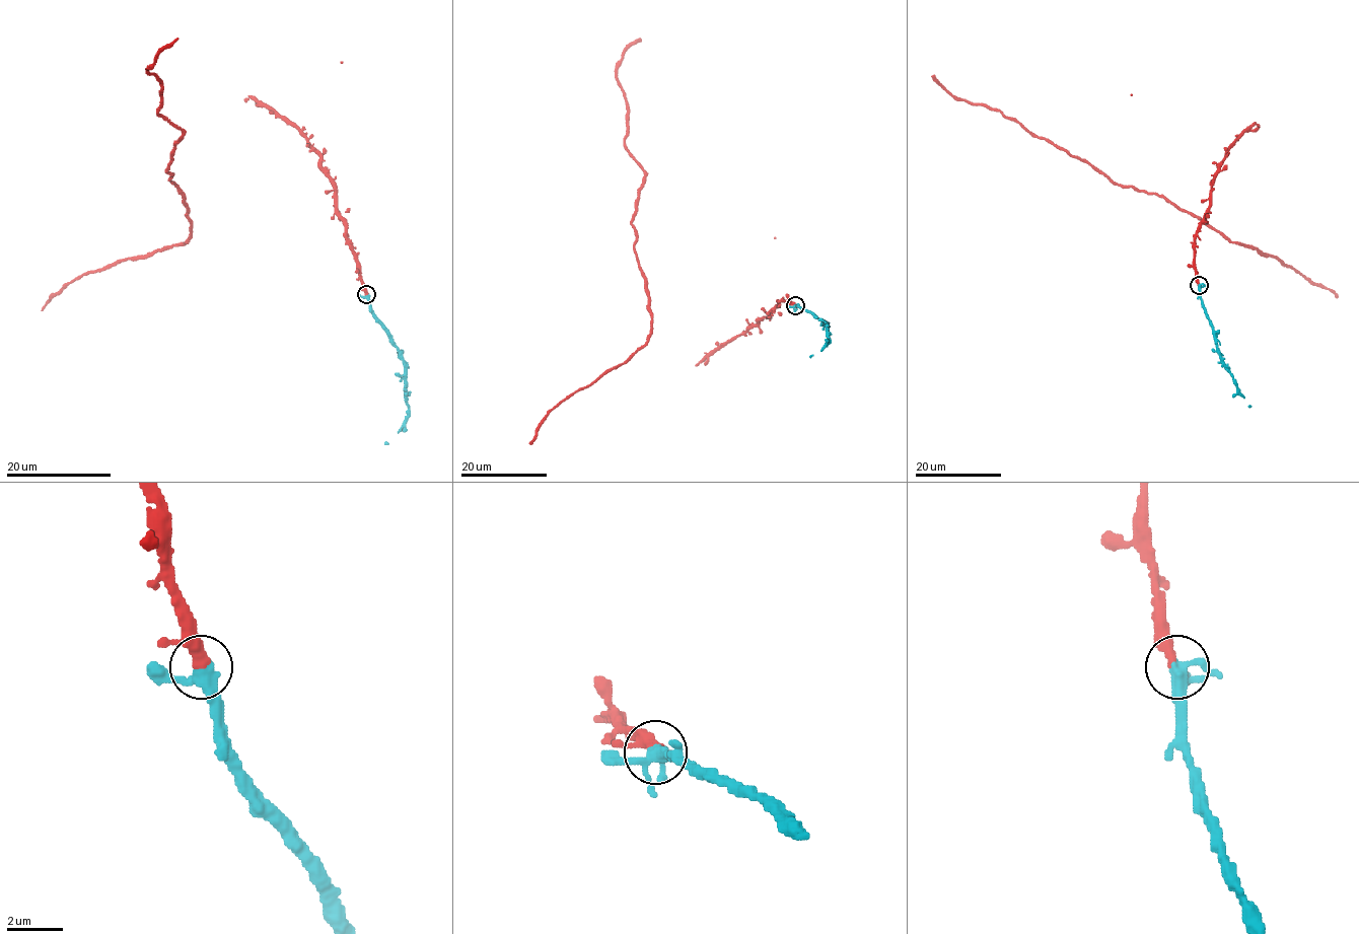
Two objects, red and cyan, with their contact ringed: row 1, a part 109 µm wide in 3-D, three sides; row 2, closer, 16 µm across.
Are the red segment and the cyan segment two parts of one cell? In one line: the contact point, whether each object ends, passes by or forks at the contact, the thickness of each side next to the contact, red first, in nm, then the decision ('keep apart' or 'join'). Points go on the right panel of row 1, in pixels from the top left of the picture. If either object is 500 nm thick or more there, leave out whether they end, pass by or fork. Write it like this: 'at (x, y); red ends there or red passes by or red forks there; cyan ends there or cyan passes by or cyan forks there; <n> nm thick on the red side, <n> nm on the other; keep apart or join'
at (1199, 285); red passes by; cyan forks there; 280 nm thick on the red side, 320 nm on the other; join

